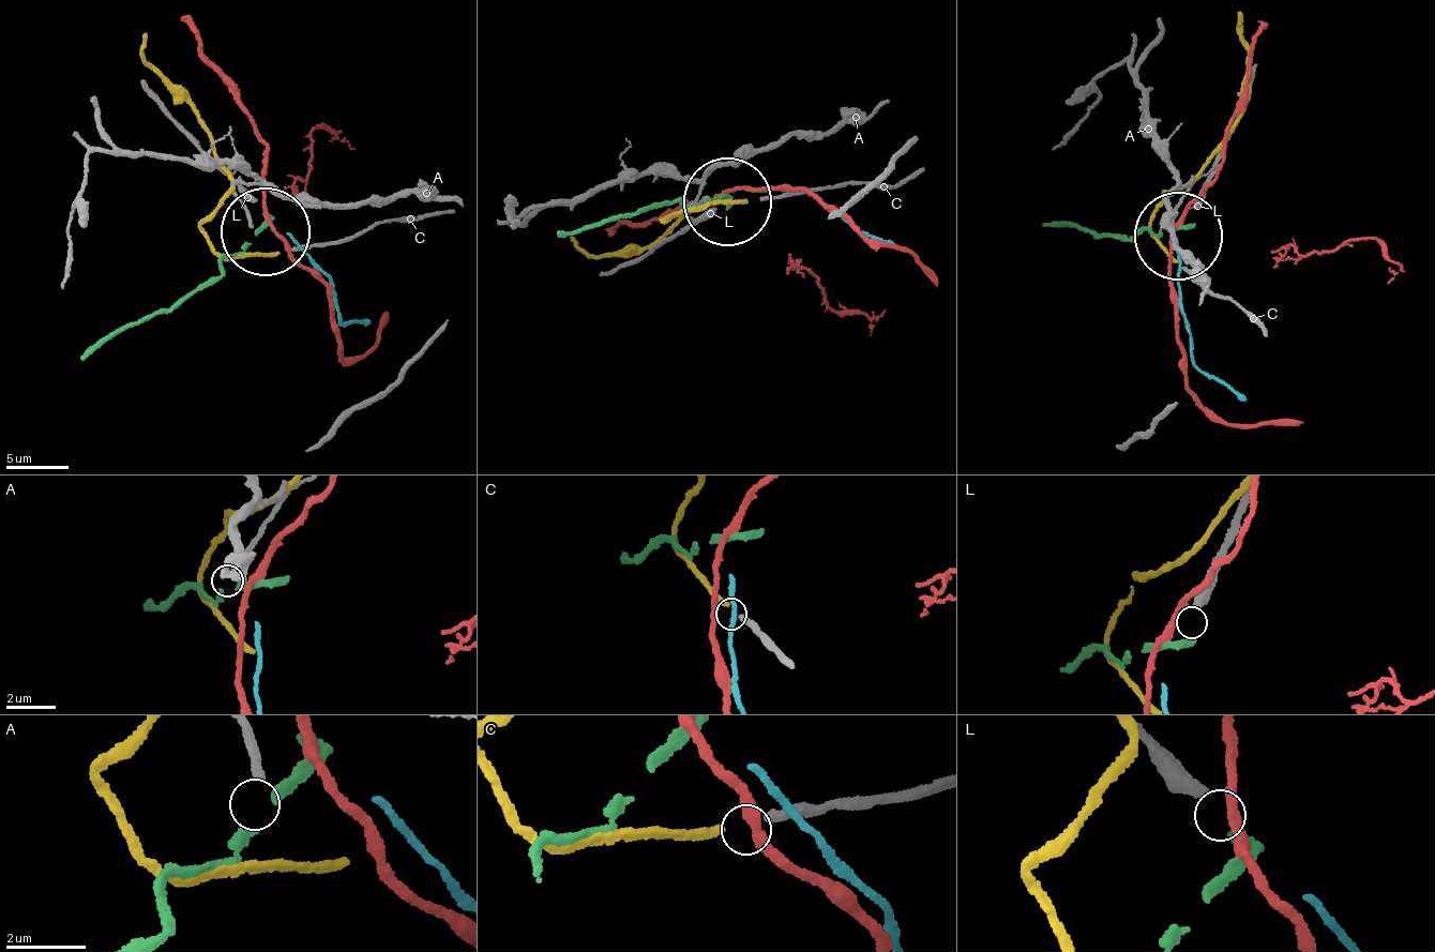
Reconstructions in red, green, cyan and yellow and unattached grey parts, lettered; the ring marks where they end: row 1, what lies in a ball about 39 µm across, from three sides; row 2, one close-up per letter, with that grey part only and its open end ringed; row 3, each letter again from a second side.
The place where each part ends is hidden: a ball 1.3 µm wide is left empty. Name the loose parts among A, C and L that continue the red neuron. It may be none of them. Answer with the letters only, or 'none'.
none

